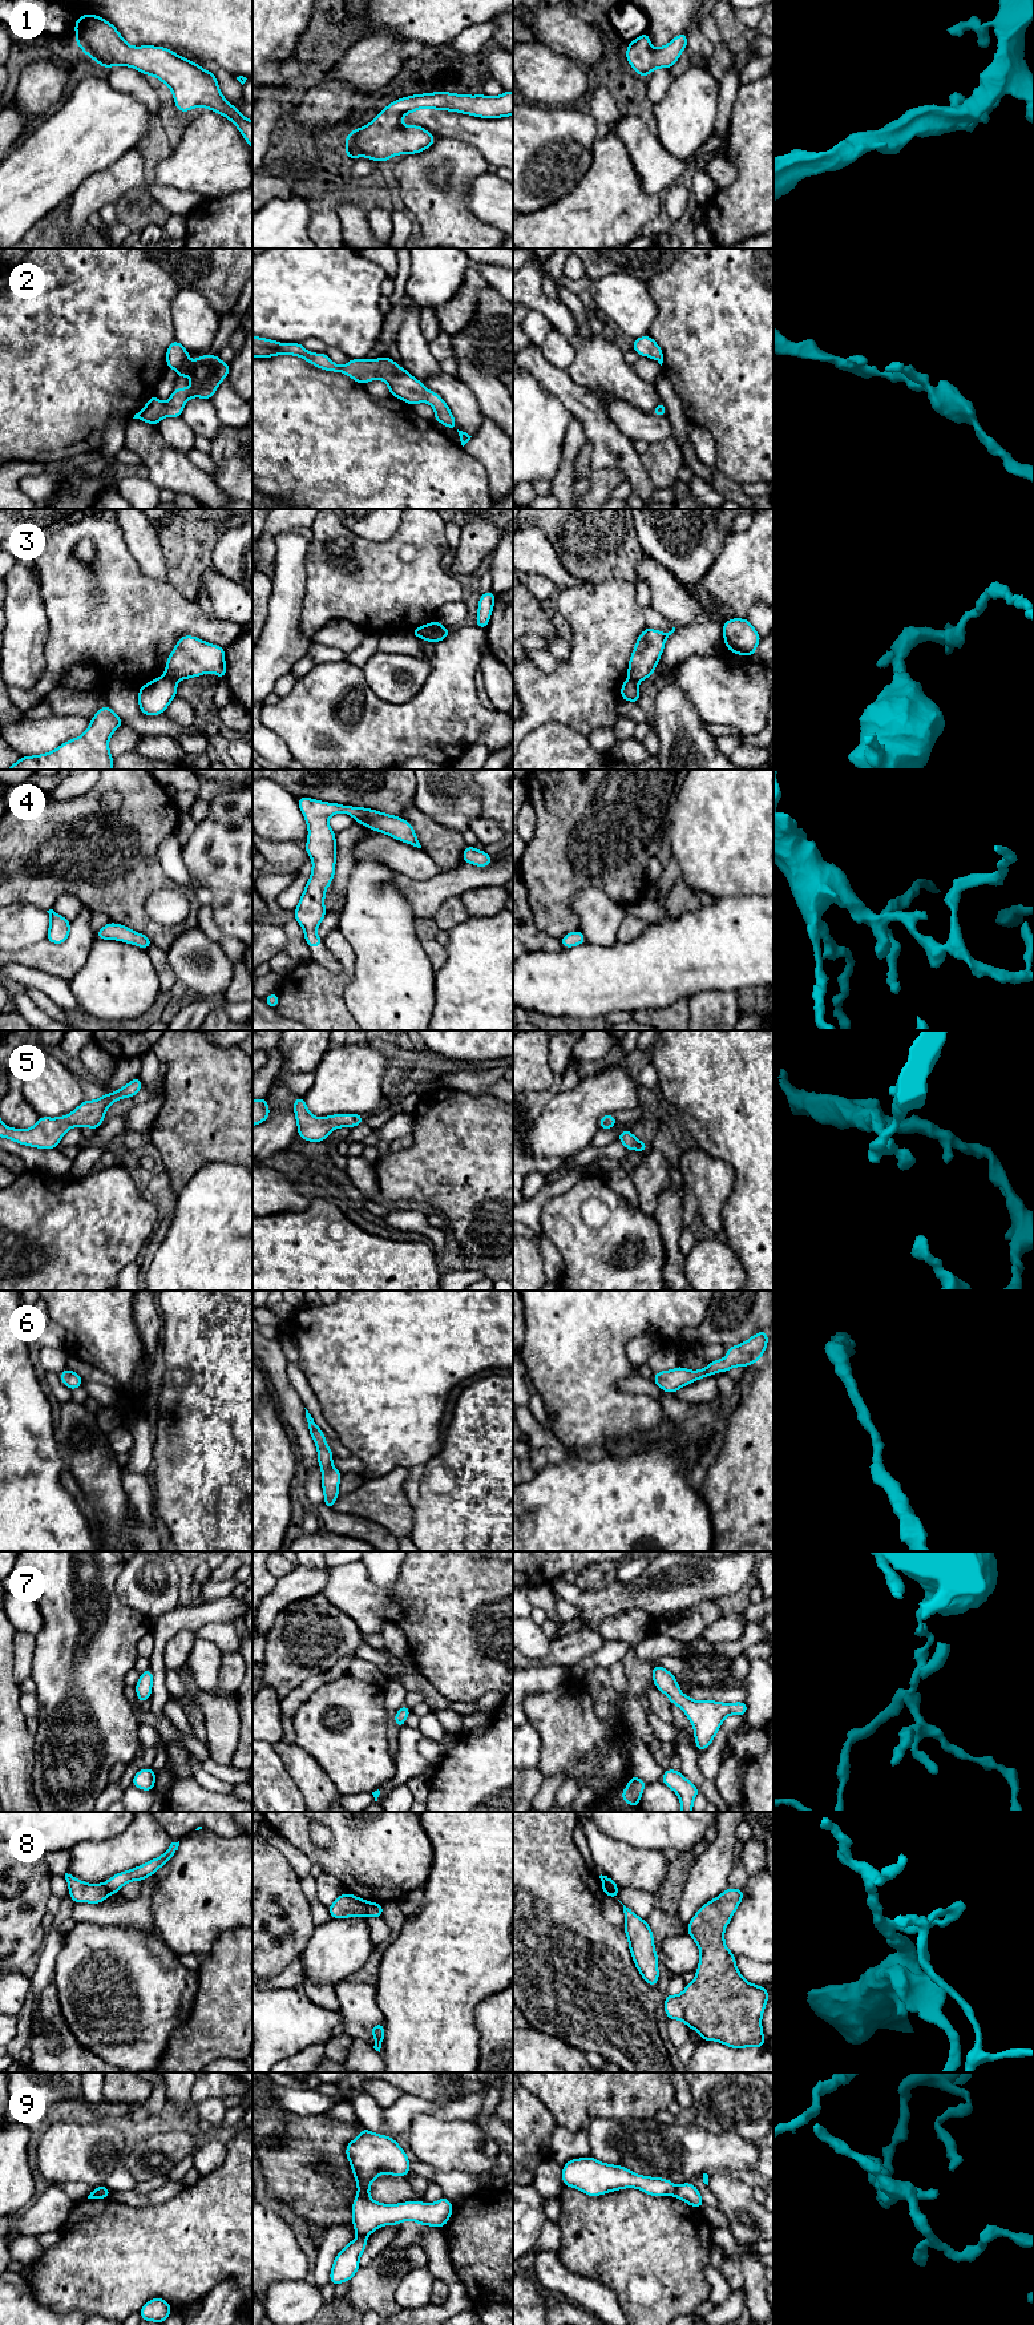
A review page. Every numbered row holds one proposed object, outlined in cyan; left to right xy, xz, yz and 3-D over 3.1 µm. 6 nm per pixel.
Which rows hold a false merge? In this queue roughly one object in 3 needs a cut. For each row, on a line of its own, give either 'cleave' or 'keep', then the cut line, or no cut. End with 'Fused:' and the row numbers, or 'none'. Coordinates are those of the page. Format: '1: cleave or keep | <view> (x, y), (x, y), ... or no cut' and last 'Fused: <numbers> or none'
1: keep | no cut
2: keep | no cut
3: cleave | xz (440, 625), (433, 625), (420, 638)
4: keep | no cut
5: keep | no cut
6: keep | no cut
7: keep | no cut
8: cleave | xz (370, 1902), (366, 1916)
9: cleave | yz (675, 2187), (677, 2195)
Fused: 3, 8, 9

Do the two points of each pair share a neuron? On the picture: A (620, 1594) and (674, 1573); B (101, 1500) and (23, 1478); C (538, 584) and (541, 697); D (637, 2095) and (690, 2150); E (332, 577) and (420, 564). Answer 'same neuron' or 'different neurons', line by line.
A: same neuron
B: different neurons
C: different neurons
D: different neurons
E: same neuron

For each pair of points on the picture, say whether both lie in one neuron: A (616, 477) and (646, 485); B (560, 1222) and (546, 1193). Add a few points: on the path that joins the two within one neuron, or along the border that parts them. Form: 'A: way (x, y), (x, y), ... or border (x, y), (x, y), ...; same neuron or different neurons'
A: border (597, 471), (605, 467), (617, 467), (626, 480); different neurons
B: border (576, 1182), (544, 1203), (541, 1230); different neurons

